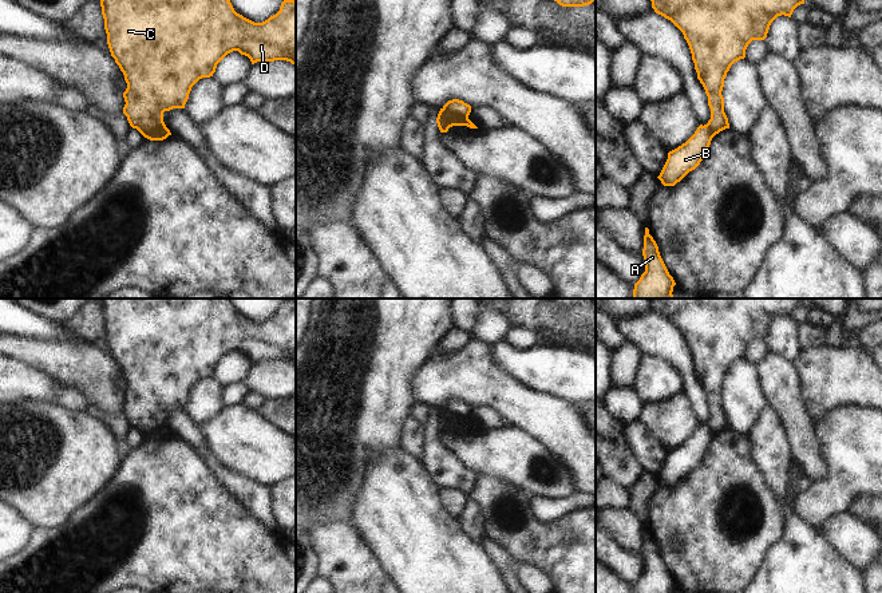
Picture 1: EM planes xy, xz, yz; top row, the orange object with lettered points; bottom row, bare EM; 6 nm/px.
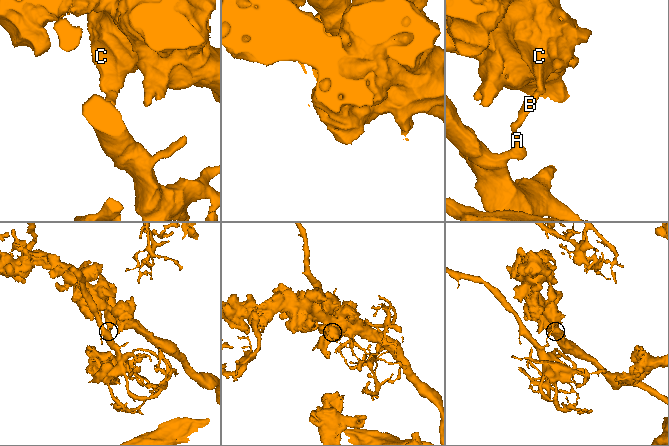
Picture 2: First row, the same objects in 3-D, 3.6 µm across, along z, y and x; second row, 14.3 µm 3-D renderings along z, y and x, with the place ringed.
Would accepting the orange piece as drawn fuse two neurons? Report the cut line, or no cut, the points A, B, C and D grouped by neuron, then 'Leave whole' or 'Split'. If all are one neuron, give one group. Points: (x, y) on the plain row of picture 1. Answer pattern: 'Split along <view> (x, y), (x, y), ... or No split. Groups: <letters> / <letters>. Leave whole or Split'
Split along xz (443, 407), (467, 418). Groups: A B / C D. Split.

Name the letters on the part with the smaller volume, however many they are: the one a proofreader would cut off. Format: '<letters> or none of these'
A, B.

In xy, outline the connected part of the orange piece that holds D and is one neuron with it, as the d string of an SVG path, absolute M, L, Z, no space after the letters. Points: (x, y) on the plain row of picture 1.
M102 299L102 315L104 319L104 329L107 333L107 344L111 356L124 375L127 388L123 392L124 407L123 414L133 428L137 428L143 436L166 427L163 412L173 408L185 408L191 387L202 377L210 377L215 372L217 364L230 352L238 351L250 359L252 364L257 361L286 360L296 365L296 301L285 299L281 303L280 311L262 323L254 323L242 315L237 313L229 299Z

